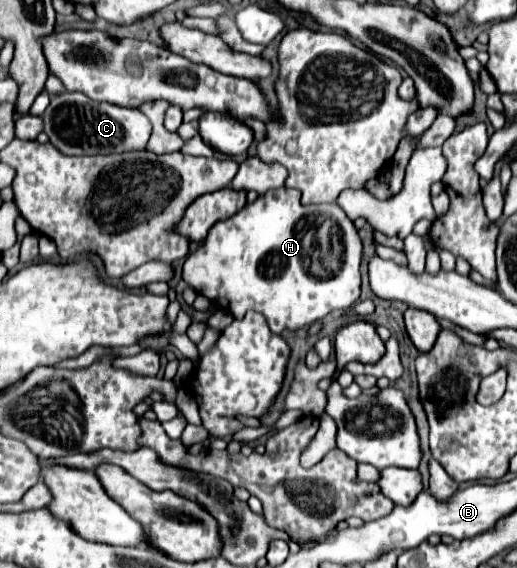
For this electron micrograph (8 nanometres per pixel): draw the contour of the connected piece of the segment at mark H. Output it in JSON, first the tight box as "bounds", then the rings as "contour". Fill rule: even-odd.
{"bounds":[183,188,361,334],"contour":[[[279,188],[269,190],[269,194],[245,204],[245,208],[233,218],[219,220],[209,230],[207,238],[199,242],[185,258],[183,280],[199,294],[205,294],[217,308],[231,312],[235,318],[243,318],[247,310],[261,312],[267,318],[269,328],[273,328],[275,334],[281,334],[285,328],[297,330],[325,318],[333,310],[353,306],[361,294],[359,264],[361,238],[355,224],[337,204],[303,206],[299,202],[297,190]],[[325,244],[333,246],[333,258],[329,266],[321,262],[327,250],[323,248]]]}

